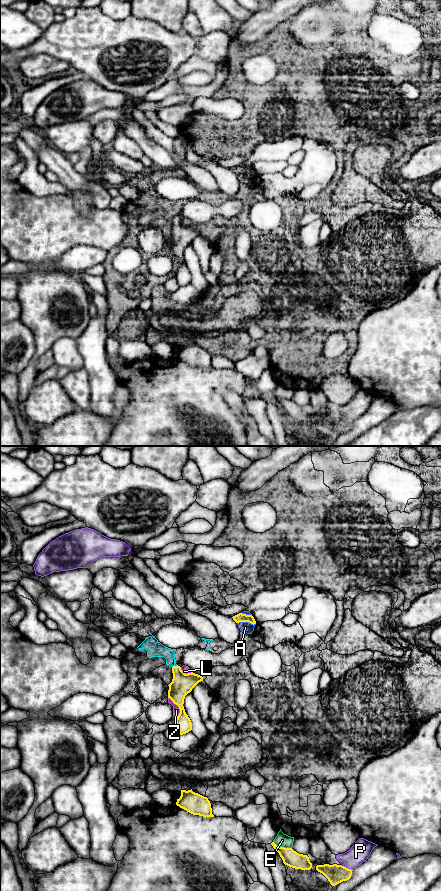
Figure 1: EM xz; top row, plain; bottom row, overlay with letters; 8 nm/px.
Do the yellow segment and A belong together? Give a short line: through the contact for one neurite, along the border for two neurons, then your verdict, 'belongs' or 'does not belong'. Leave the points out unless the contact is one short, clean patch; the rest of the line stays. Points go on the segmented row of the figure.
line xz (237, 622), (255, 624); does not belong

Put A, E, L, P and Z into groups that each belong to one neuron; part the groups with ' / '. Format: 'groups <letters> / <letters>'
groups A L Z / E / P

